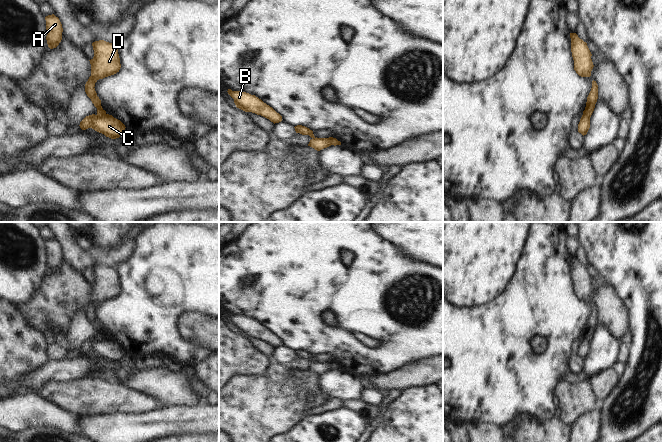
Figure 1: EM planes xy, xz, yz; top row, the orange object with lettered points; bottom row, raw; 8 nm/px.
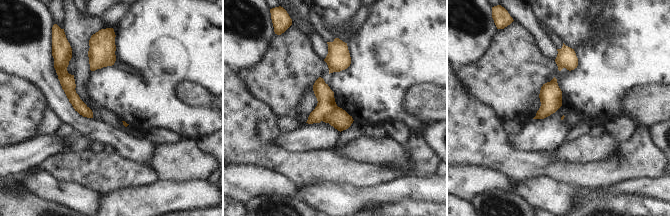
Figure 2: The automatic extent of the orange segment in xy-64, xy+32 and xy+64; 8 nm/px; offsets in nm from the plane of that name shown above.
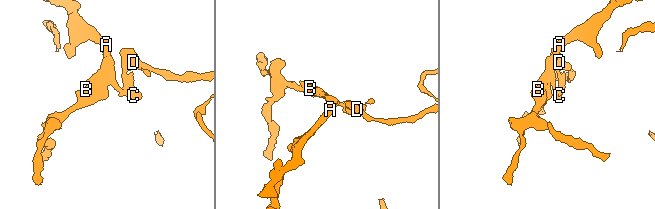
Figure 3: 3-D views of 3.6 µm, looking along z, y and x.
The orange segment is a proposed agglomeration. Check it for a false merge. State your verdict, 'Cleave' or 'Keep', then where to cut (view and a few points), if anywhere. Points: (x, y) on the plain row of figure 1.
Cleave. Split along xy (106, 338), (100, 341), (89, 340)

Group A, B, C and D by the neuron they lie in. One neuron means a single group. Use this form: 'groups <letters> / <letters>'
groups A B C / D

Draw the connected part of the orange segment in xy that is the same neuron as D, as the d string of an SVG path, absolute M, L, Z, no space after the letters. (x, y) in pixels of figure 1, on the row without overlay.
M99 264L93 266L92 270L94 281L89 284L91 288L91 300L85 308L85 316L97 332L96 339L89 339L91 342L95 342L106 339L106 335L101 330L101 324L95 315L95 307L99 303L103 303L119 296L121 288L116 268Z

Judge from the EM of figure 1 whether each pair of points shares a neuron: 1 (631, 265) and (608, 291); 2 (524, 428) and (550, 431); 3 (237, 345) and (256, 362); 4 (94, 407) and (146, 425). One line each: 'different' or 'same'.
1: different
2: same
3: same
4: different

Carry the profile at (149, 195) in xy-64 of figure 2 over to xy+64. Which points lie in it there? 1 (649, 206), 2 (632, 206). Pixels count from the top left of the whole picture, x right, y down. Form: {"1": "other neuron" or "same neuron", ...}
{"1": "other neuron", "2": "other neuron"}

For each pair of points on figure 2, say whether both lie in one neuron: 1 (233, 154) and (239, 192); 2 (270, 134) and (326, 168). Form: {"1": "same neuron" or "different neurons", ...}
{"1": "different neurons", "2": "same neuron"}

